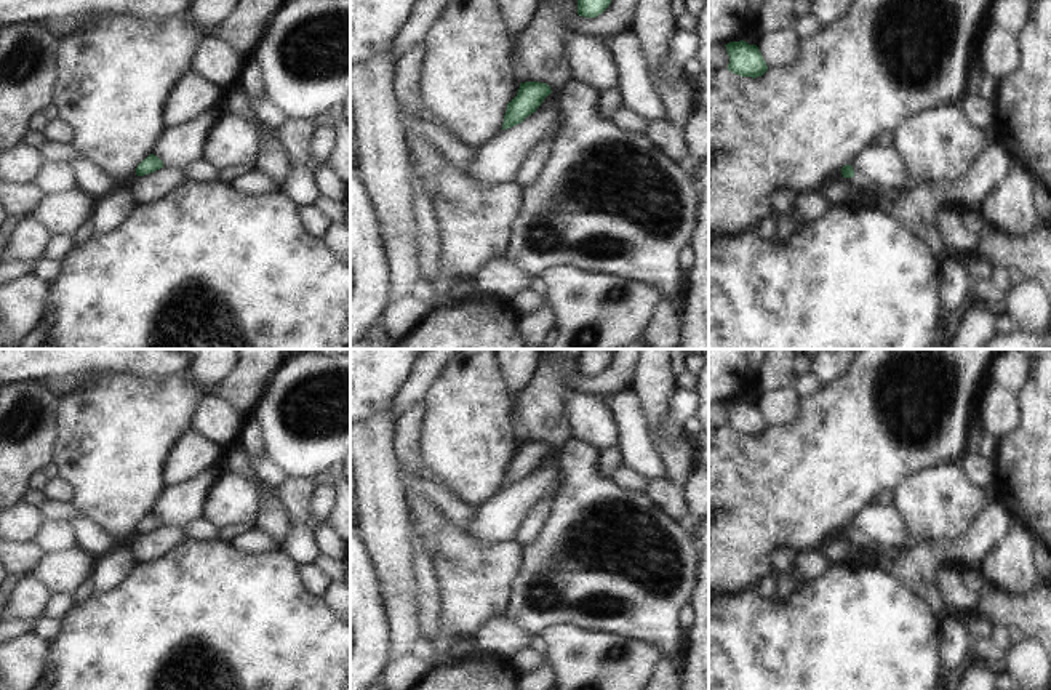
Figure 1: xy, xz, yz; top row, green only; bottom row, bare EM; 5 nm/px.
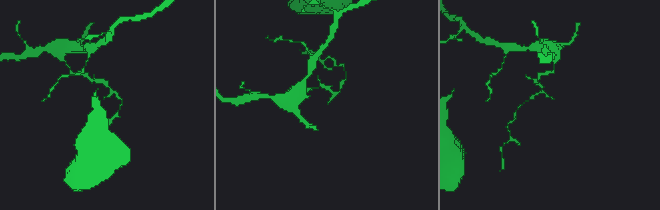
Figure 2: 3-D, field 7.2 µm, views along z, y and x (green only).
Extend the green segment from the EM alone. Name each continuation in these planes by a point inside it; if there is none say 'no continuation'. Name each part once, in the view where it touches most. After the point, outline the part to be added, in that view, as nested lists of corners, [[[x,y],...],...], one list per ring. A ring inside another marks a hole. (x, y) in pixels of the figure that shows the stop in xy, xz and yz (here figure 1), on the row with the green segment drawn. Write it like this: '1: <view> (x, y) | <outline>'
1: yz (859, 180) | [[[851,165],[854,170],[854,176],[853,178],[846,178],[853,186],[861,187],[861,189],[873,189],[877,184],[872,183],[870,179],[865,178],[864,173],[861,173],[854,165]]]

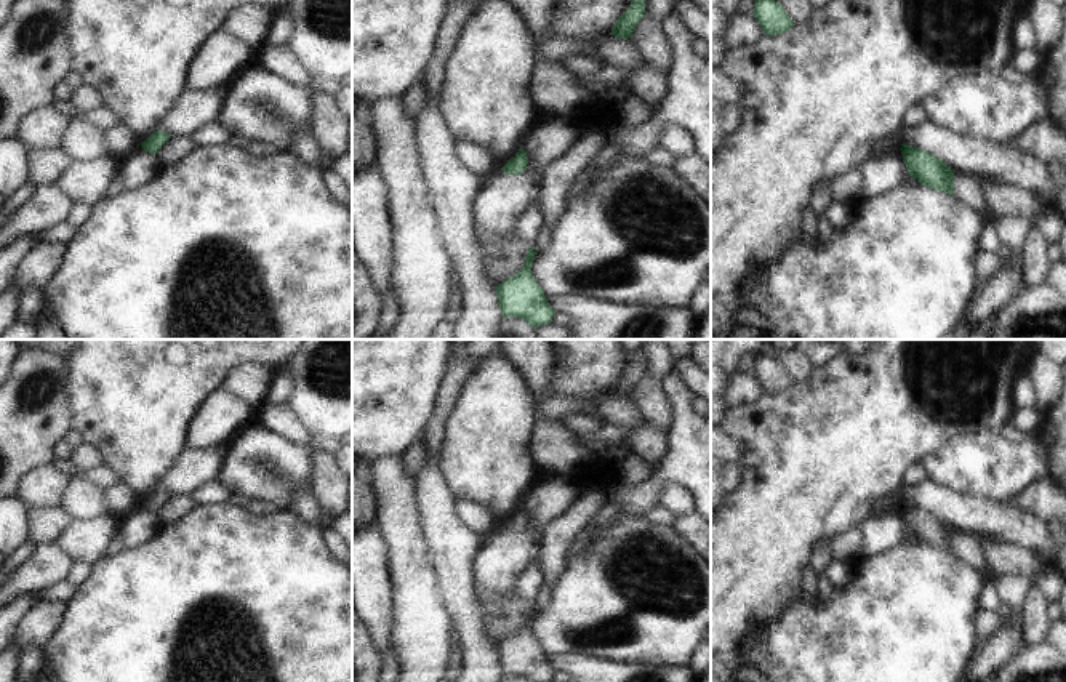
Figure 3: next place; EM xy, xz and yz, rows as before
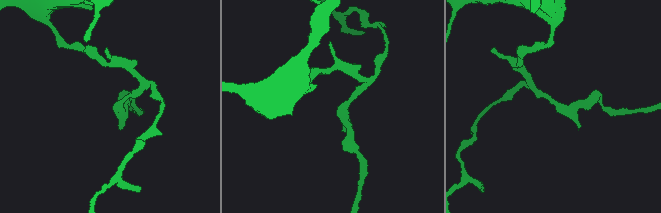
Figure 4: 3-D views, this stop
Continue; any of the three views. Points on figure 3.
no continuation

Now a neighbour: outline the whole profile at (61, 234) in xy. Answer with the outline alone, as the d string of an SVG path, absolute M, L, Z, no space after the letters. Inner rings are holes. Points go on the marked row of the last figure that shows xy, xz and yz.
M66 221L38 234L38 242L43 243L58 243L58 245L67 245L74 235L75 235L75 227L67 224Z

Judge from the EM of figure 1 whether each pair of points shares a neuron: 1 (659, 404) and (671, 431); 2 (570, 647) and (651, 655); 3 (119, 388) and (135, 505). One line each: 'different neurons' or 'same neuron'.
1: different neurons
2: same neuron
3: same neuron

